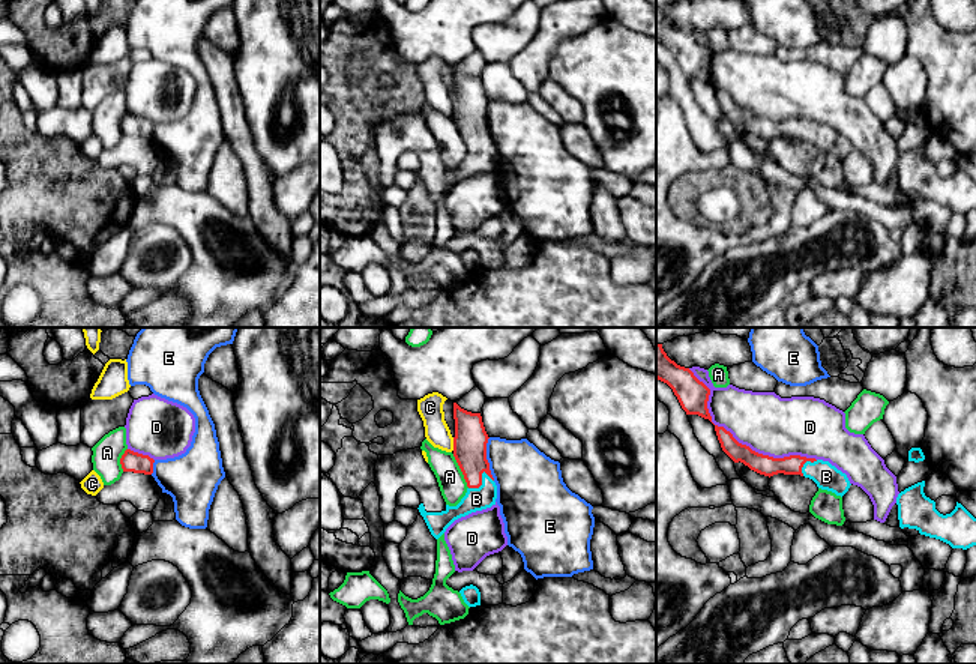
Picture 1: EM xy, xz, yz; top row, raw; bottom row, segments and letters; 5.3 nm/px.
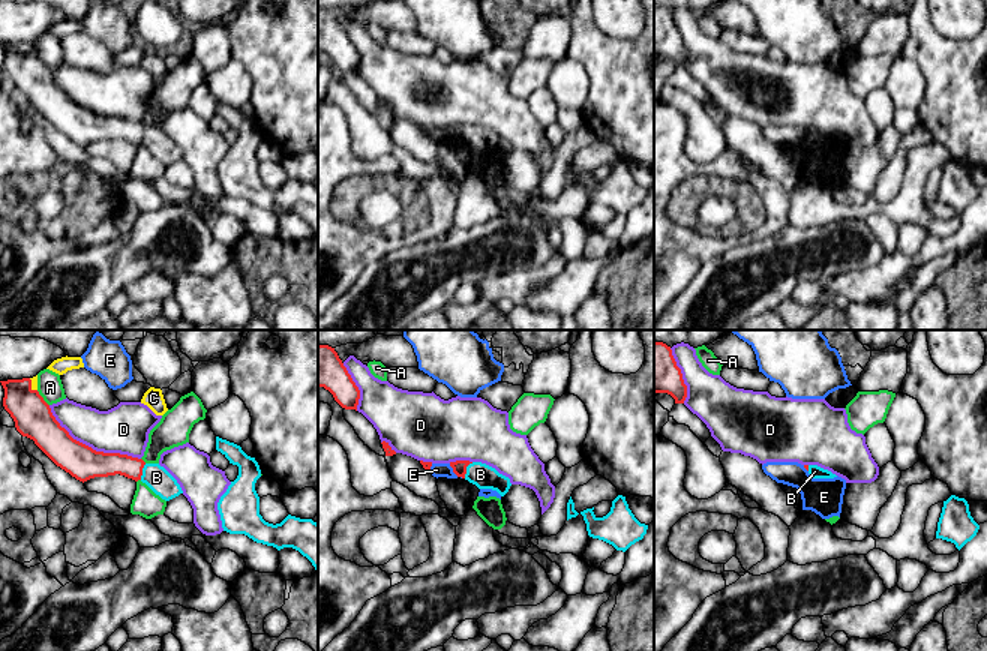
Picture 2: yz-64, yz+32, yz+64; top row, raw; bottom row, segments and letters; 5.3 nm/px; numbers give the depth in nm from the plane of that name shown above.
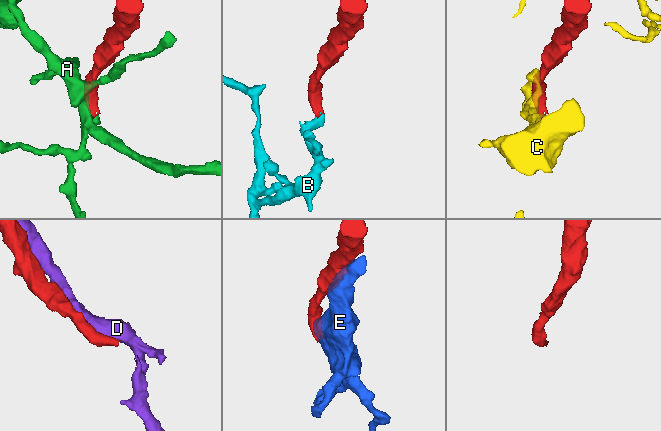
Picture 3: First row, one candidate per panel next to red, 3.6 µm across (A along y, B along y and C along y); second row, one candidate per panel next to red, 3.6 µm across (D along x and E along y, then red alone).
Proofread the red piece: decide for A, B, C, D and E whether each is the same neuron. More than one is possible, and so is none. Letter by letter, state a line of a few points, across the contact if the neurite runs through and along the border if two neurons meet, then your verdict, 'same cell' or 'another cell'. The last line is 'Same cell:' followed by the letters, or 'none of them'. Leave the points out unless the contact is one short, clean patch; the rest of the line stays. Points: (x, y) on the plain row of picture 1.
A: another cell
B: xz (470, 102), (472, 125), (481, 143), (481, 158), (476, 162) | same cell
C: another cell
D: another cell
E: another cell
Same cell: B

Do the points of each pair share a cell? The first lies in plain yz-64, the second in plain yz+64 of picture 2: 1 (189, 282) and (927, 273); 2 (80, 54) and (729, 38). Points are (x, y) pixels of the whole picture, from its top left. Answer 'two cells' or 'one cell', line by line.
1: one cell
2: one cell

